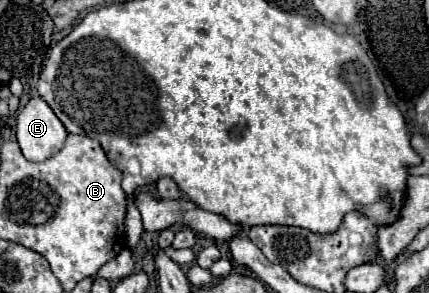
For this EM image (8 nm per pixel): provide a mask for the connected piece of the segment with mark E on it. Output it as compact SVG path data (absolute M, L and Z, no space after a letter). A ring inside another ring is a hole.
M33 96L17 116L17 140L29 162L43 162L65 144L67 130L41 96Z

